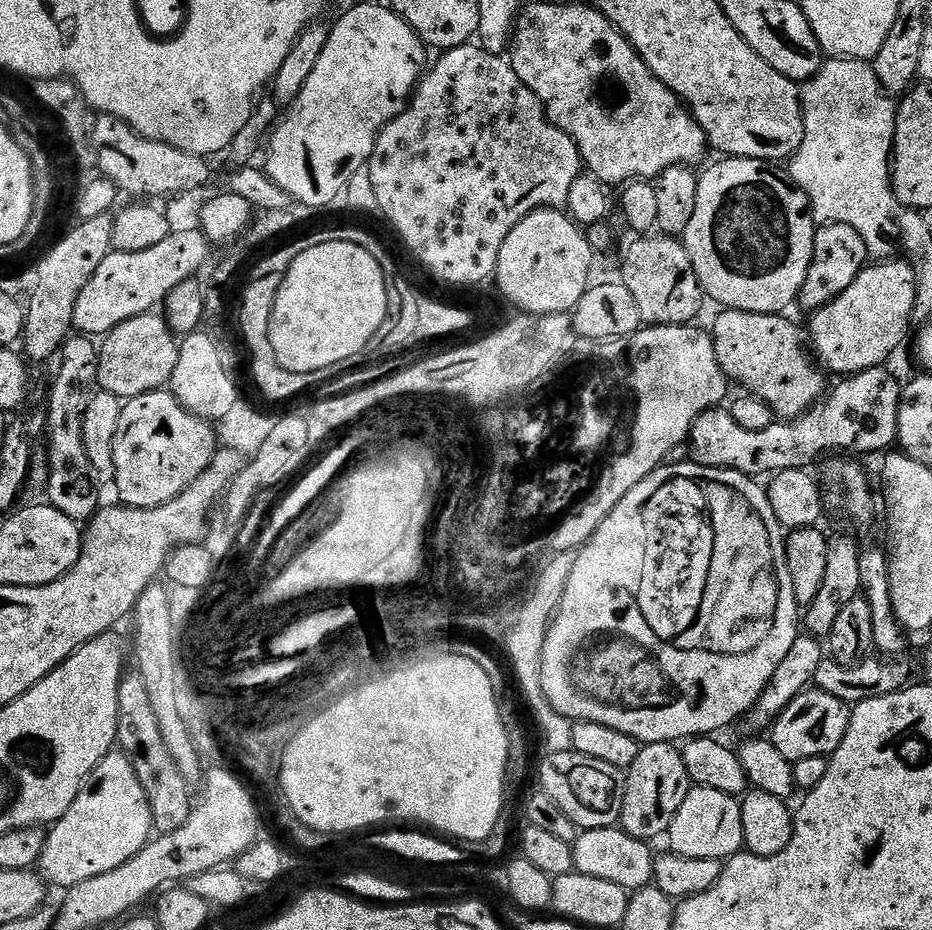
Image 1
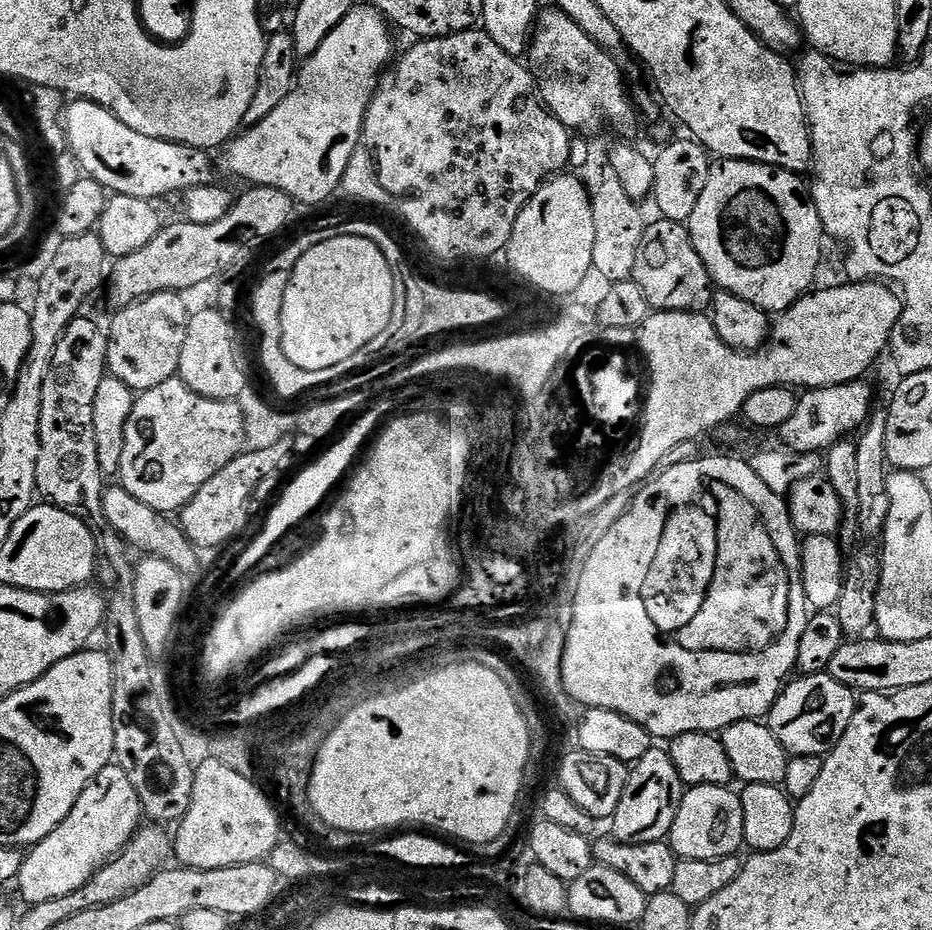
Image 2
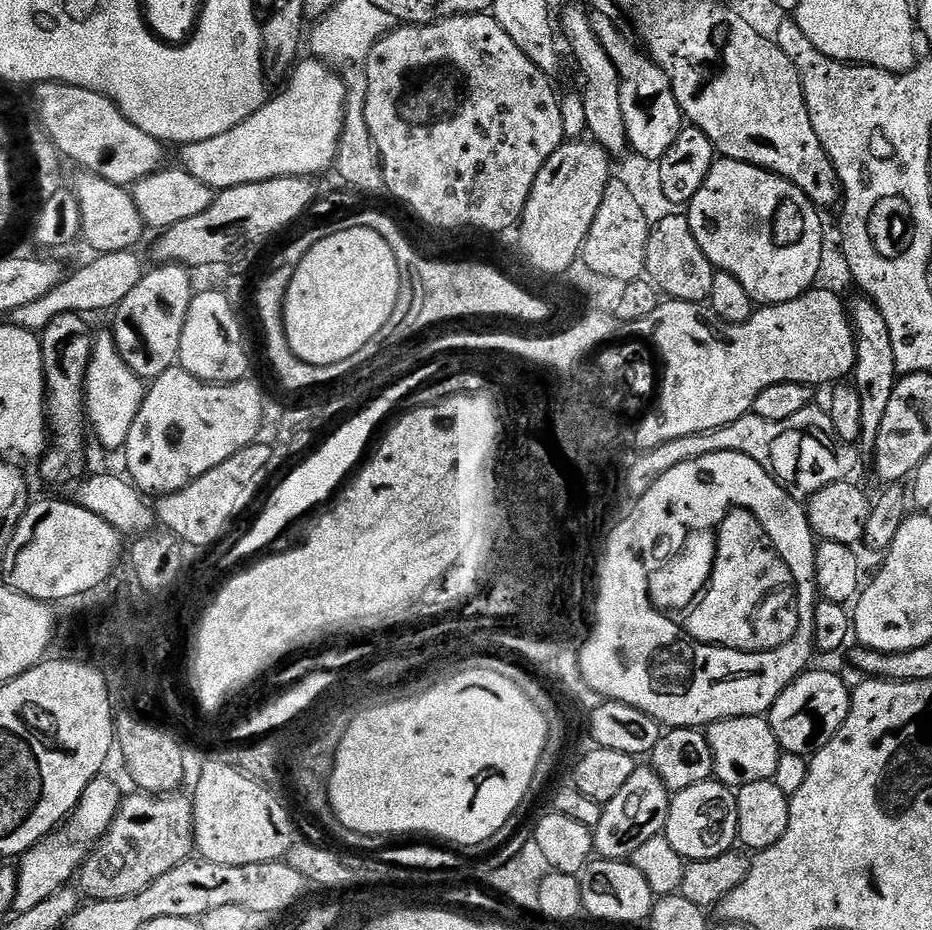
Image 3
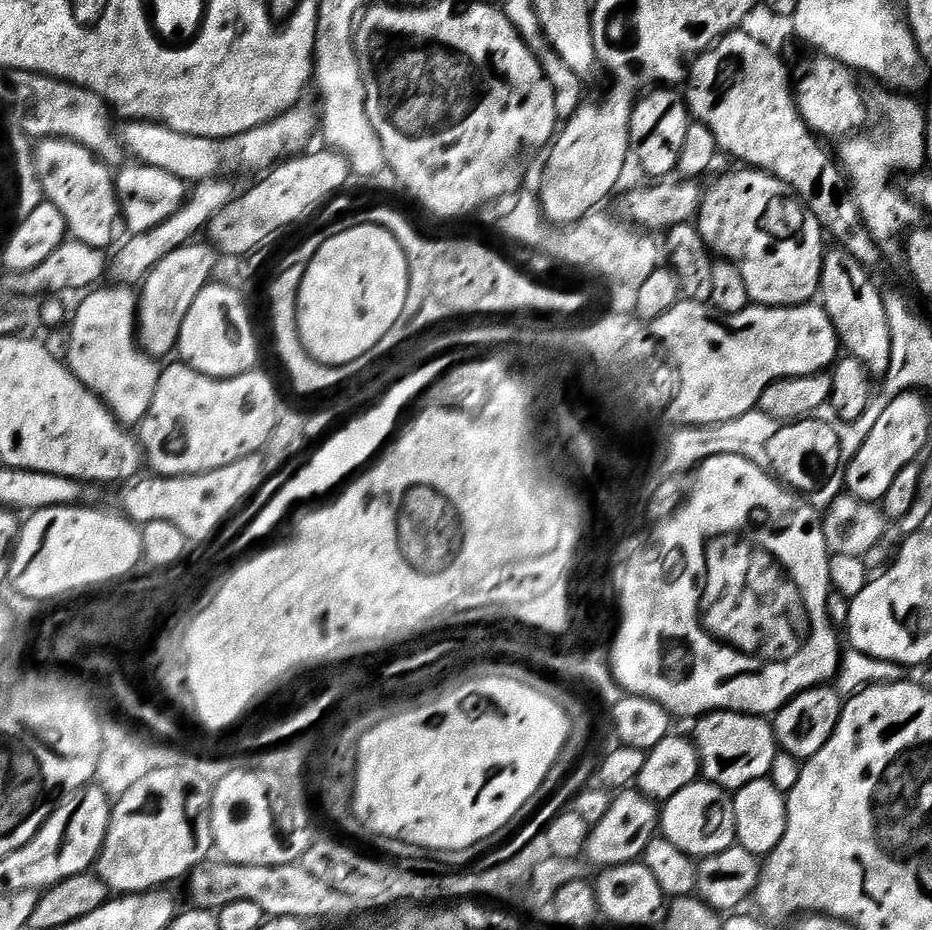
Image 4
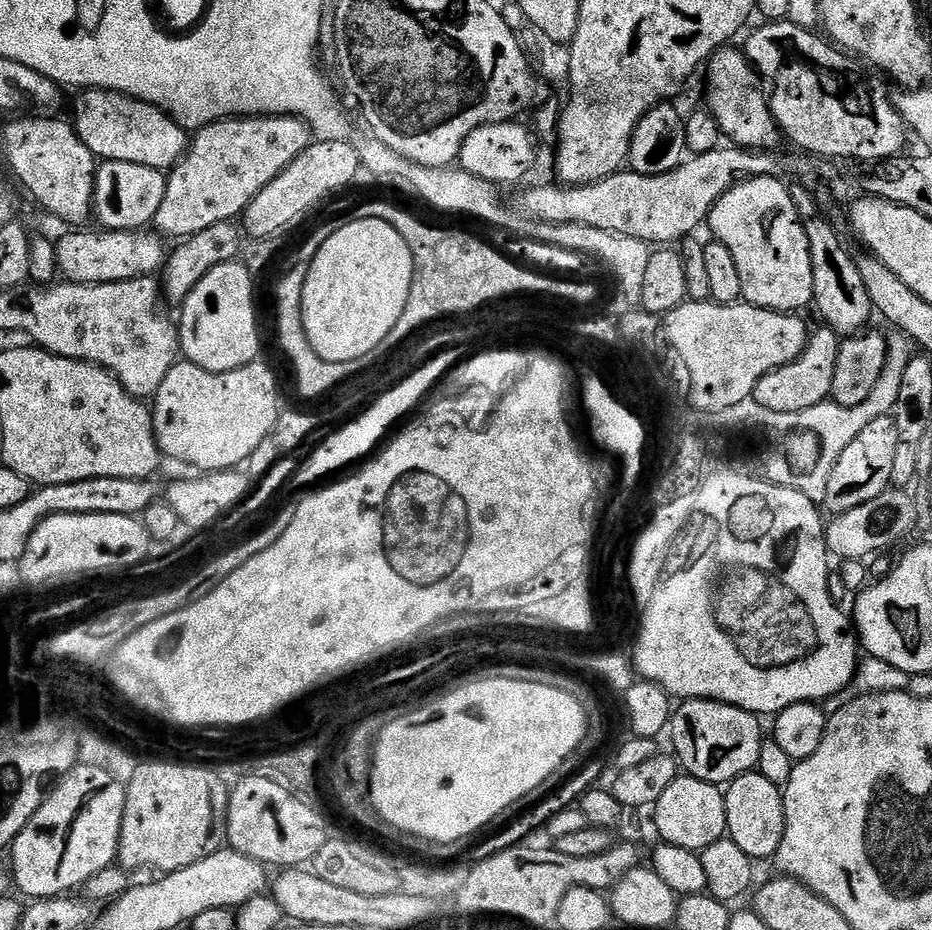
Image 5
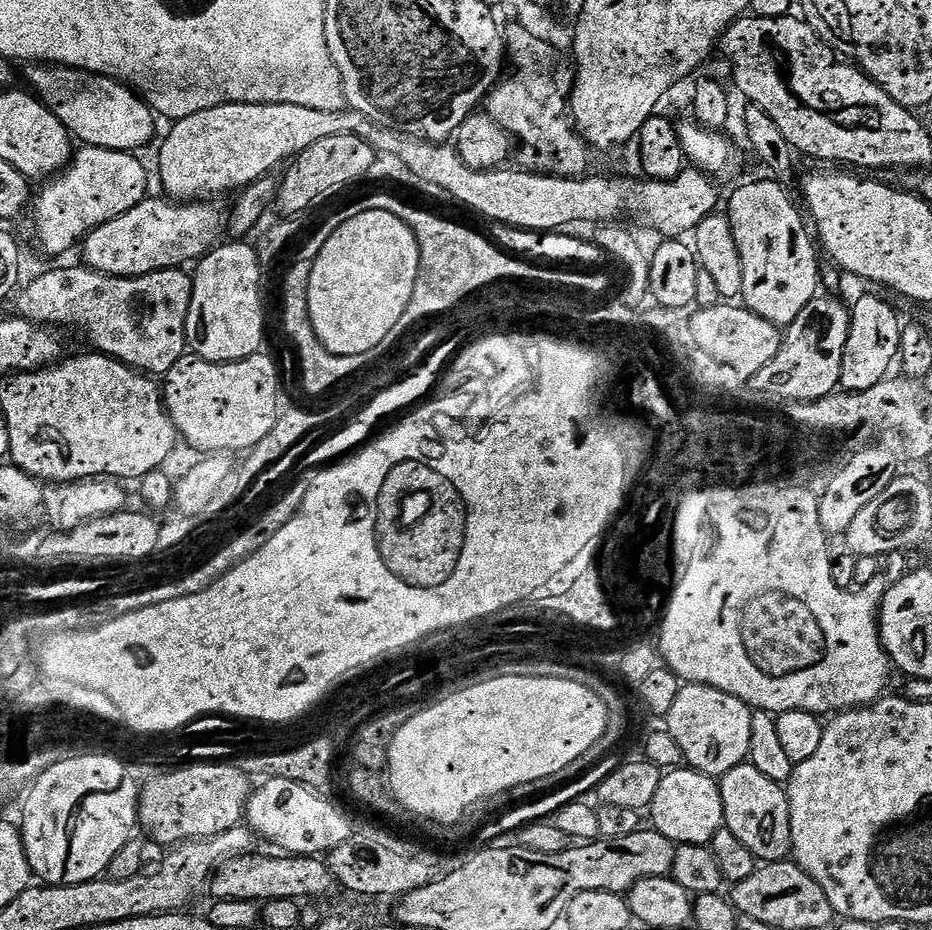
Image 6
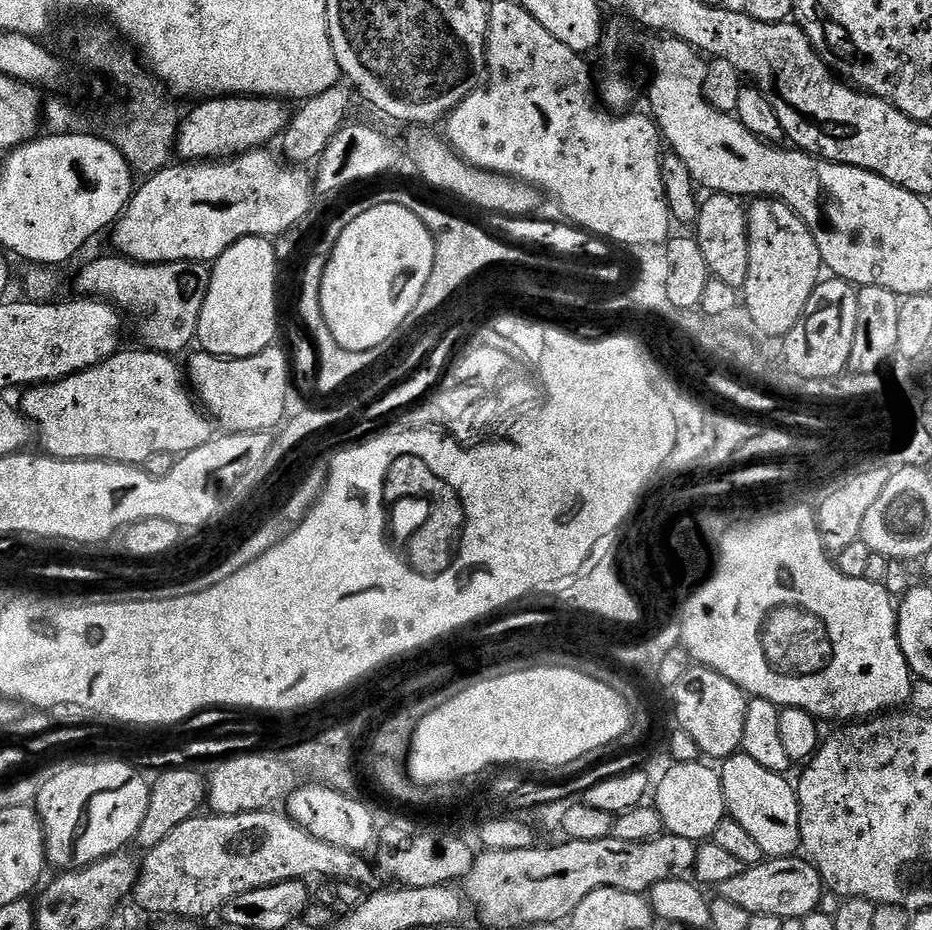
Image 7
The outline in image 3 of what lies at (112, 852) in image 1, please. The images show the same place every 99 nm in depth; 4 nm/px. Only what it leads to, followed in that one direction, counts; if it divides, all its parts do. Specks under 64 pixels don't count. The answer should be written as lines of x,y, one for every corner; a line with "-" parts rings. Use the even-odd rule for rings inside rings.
104,774
93,779
83,791
79,806
65,823
61,832
45,837
21,856
17,865
18,884
13,909
19,913
36,907
57,891
64,888
79,871
87,857
88,849
93,847
108,832
117,810
122,803
122,793
115,783

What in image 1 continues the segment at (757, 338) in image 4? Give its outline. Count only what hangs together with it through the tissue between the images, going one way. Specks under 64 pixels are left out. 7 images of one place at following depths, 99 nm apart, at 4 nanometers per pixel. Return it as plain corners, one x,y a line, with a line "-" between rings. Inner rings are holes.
903,258
872,262
838,298
811,313
806,336
821,369
837,372
837,377
845,378
887,365
896,347
903,342
908,327
914,324
915,311
915,267
-
653,324
651,326
641,327
639,332
633,334
636,340
632,340
632,368
636,368
636,388
640,395
640,420
636,424
636,444
632,444
632,452
628,452
628,456
624,456
624,460
616,460
616,468
612,468
612,472
608,472
608,476
604,476
604,484
600,484
600,488
596,488
596,496
592,496
591,501
584,504
584,507
575,511
575,515
571,517
565,524
565,528
560,529
560,535
555,541
556,548
562,548
565,552
576,552
583,548
591,536
598,530
598,526
602,526
602,522
608,517
608,512
614,510
614,506
618,506
618,502
622,502
622,498
626,498
626,494
630,490
634,490
634,486
638,486
638,482
642,482
642,478
646,478
653,472
655,468
661,467
665,463
666,458
680,443
682,445
689,439
695,420
699,418
704,411
710,411
712,408
719,408
729,399
728,388
730,389
730,381
725,376
722,366
718,366
718,358
716,357
716,348
712,345
711,335
707,331
704,332
700,328
696,328
692,324

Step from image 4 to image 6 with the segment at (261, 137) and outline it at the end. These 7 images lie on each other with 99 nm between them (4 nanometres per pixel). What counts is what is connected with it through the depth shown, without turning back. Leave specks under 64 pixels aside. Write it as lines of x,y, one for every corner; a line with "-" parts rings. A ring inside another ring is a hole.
29,63
26,76
33,93
85,147
138,152
150,143
157,117
143,99
119,80
64,65

